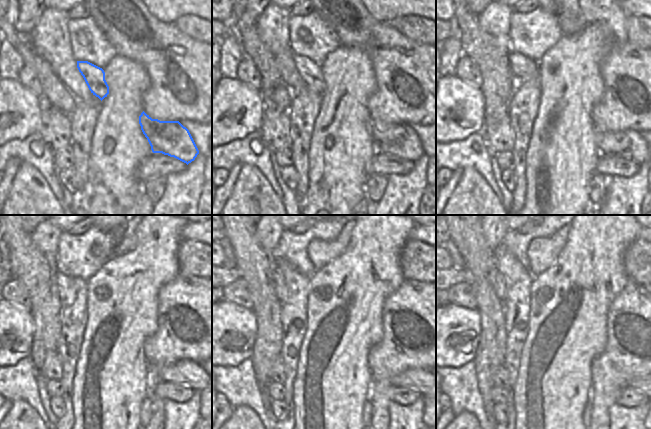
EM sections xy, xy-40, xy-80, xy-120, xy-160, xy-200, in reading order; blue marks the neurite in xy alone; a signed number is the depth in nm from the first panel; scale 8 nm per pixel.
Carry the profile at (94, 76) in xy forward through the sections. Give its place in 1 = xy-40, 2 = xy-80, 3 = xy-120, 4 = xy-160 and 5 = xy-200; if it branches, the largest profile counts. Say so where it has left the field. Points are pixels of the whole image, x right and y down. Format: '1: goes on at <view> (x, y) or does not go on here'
1: goes on at xy-40 (311, 73)
2: goes on at xy-80 (523, 68)
3: goes on at xy-120 (63, 281)
4: goes on at xy-160 (280, 287)
5: goes on at xy-200 (495, 278)

